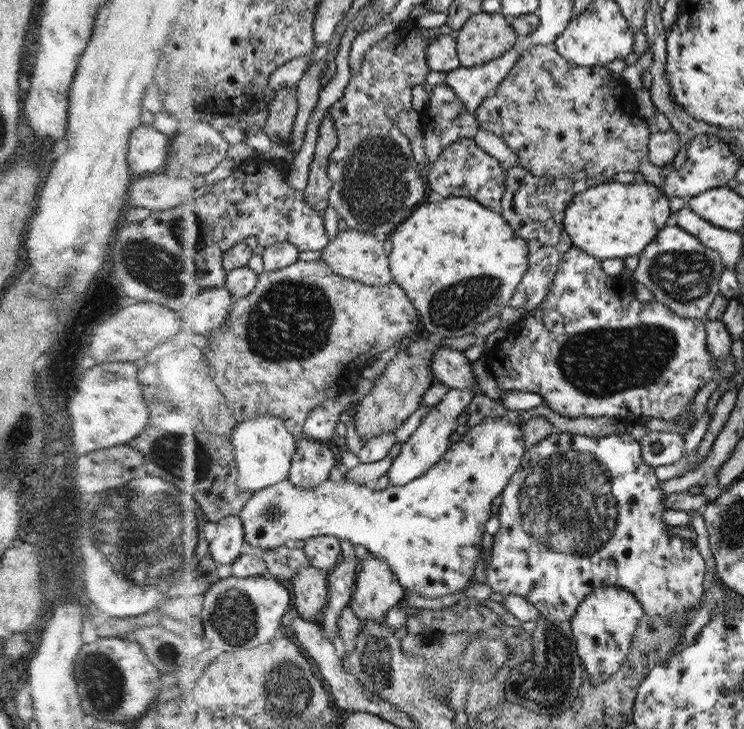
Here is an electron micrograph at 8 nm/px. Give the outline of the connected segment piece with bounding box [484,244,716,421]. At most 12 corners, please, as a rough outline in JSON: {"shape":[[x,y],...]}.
{"shape":[[572,244],[484,356],[552,410],[672,421],[705,322]]}

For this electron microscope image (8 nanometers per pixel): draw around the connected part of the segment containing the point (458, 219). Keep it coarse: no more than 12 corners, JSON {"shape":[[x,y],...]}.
{"shape":[[470,197],[390,235],[396,282],[432,336],[513,298],[529,252]]}

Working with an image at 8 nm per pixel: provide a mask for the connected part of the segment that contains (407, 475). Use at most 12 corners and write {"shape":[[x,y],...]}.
{"shape":[[449,390],[403,445],[388,486],[427,475],[475,392]]}

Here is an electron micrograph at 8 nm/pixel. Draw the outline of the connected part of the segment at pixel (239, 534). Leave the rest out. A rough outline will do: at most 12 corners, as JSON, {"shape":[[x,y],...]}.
{"shape":[[241,515],[219,522],[210,564],[236,564],[248,542]]}

